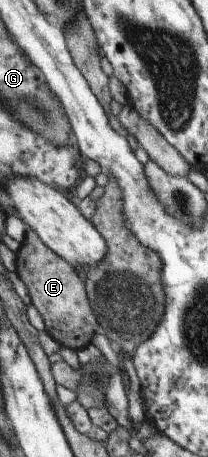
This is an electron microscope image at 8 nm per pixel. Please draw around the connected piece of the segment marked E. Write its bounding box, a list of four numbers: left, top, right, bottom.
[16,229,100,351]

